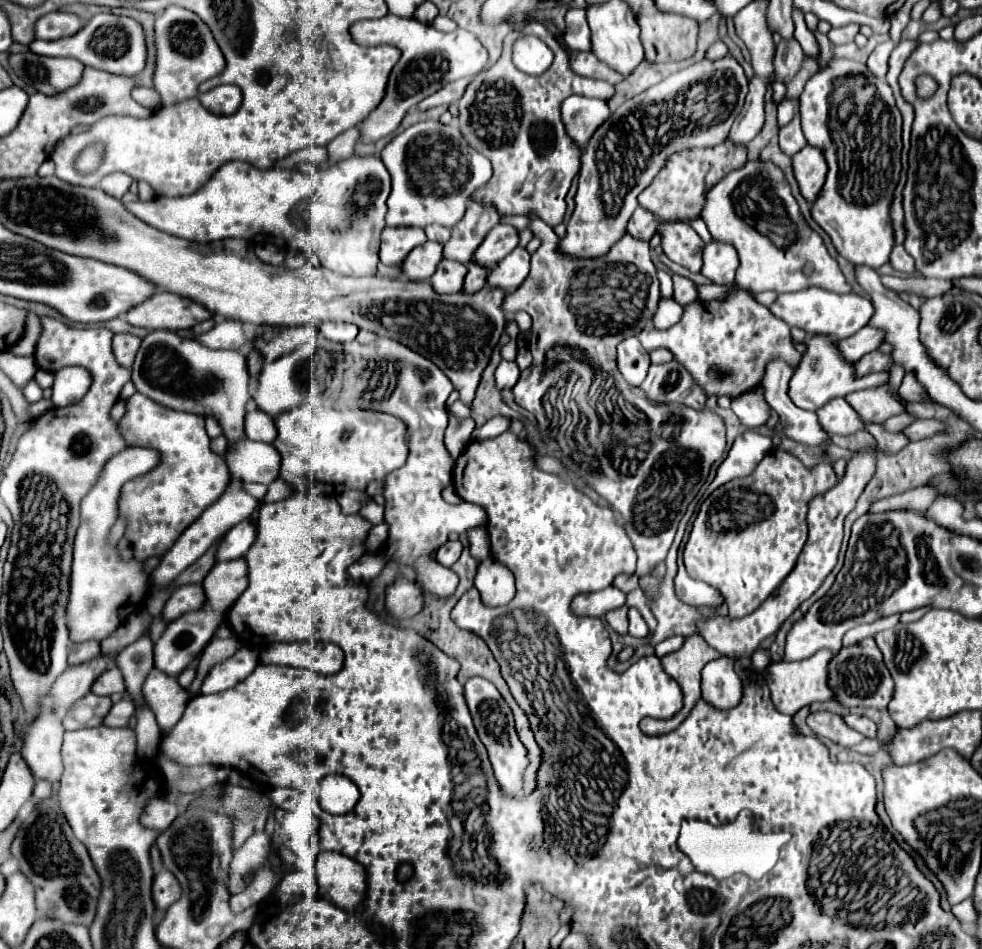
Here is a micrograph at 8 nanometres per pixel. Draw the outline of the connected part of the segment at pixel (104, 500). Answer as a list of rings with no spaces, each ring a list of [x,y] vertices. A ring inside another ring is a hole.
[[[127,447],[113,455],[97,483],[81,501],[81,525],[75,535],[73,549],[73,573],[71,573],[71,595],[69,595],[69,635],[71,643],[87,639],[109,637],[127,615],[141,607],[141,595],[145,595],[143,567],[139,561],[121,561],[117,549],[107,545],[107,533],[117,521],[117,499],[125,481],[145,475],[161,463],[161,453],[149,447]],[[131,599],[131,609],[123,609]]]

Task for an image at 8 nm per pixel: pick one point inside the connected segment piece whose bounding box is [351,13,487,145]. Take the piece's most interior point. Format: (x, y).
(429, 60)

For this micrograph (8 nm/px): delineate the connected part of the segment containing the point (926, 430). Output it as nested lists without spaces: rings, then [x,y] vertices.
[[[915,417],[911,425],[907,425],[901,433],[905,433],[905,437],[909,441],[917,441],[917,439],[923,439],[923,437],[929,437],[937,431],[941,431],[943,425],[939,421],[933,421],[933,419],[919,419]]]

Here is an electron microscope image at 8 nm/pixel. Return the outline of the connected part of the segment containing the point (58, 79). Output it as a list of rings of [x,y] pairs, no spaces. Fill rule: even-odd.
[[[31,51],[27,53],[11,53],[9,55],[11,69],[25,79],[25,83],[33,85],[37,91],[53,95],[57,91],[65,91],[81,79],[81,71],[85,69],[77,59],[63,57],[41,57]]]

